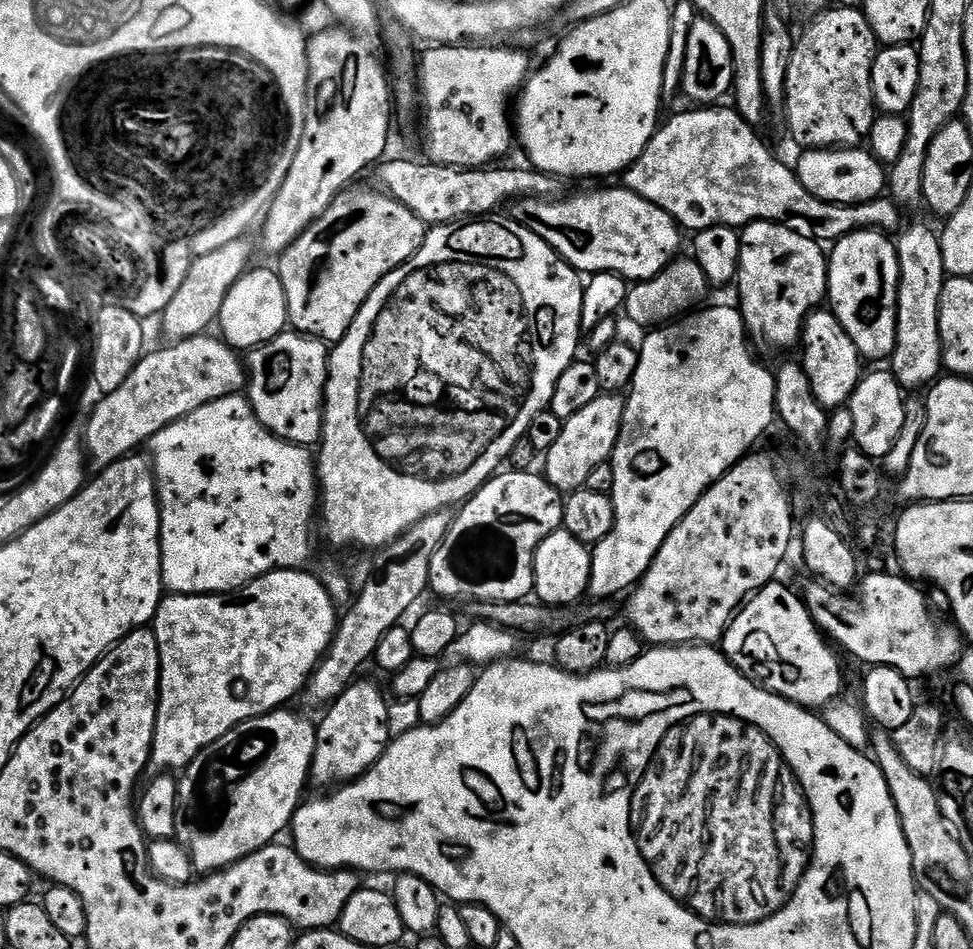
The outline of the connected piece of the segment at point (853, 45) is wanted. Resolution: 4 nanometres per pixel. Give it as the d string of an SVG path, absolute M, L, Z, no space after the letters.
M829 7L804 33L799 33L792 49L786 78L786 125L804 150L855 148L867 141L878 109L872 97L872 67L876 61L878 41L870 22L859 7Z

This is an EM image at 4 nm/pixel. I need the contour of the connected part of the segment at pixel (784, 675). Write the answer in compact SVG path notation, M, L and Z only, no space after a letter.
M780 582L767 584L733 616L732 623L724 631L722 651L728 657L728 661L759 688L793 700L801 708L820 710L841 695L840 687L844 684L844 672L840 669L839 658L836 657L837 649L829 643L811 616L802 614L801 601L796 600L787 600L784 597L784 588Z

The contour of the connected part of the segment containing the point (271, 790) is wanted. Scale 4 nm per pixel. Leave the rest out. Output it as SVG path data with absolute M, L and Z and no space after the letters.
M277 710L266 716L252 720L252 728L260 728L260 732L272 732L276 740L276 748L272 748L272 756L268 756L268 764L236 792L236 800L232 800L232 813L228 816L228 824L220 828L220 832L212 832L212 836L204 837L204 832L196 832L196 828L184 828L178 824L176 834L181 844L188 849L193 869L200 874L211 874L237 864L239 860L257 852L259 848L273 843L277 838L289 831L296 810L305 799L304 787L309 787L312 774L312 750L316 746L316 728L304 716L295 716L289 710Z

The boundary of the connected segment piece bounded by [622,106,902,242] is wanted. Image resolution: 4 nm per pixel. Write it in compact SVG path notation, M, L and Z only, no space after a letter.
M700 106L692 110L696 112L680 112L669 120L667 117L657 127L644 153L623 173L623 187L646 198L646 202L666 210L666 214L673 216L681 229L688 231L689 228L689 233L692 234L714 226L740 230L759 220L781 224L794 230L794 234L802 234L802 238L810 238L817 242L835 242L843 236L869 230L885 234L901 231L902 208L895 200L881 194L875 200L867 200L864 204L835 204L810 194L810 190L802 186L799 176L789 165L787 168L782 161L772 157L771 150L756 133L759 131L753 125L747 124L735 107L724 107Z

